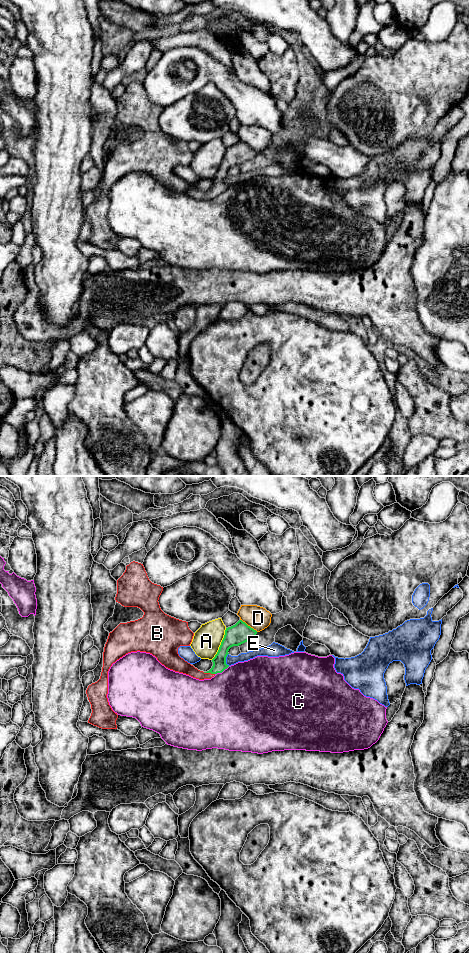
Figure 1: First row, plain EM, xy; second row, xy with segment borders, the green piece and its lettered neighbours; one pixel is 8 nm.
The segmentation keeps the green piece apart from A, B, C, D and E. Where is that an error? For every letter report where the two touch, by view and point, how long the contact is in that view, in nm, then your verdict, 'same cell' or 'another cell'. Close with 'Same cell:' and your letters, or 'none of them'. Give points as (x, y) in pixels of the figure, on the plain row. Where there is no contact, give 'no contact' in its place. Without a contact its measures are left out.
A: contact xy (221, 164); length 280 nm; another cell
B: contact xy (209, 192); length 100 nm; same cell
C: contact xy (222, 191); length 140 nm; another cell
D: contact xy (249, 146); length 170 nm; another cell
E: contact xy (225, 179); length 100 nm; another cell
Same cell: B

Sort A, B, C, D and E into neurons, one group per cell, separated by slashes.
A / B / C / D / E

